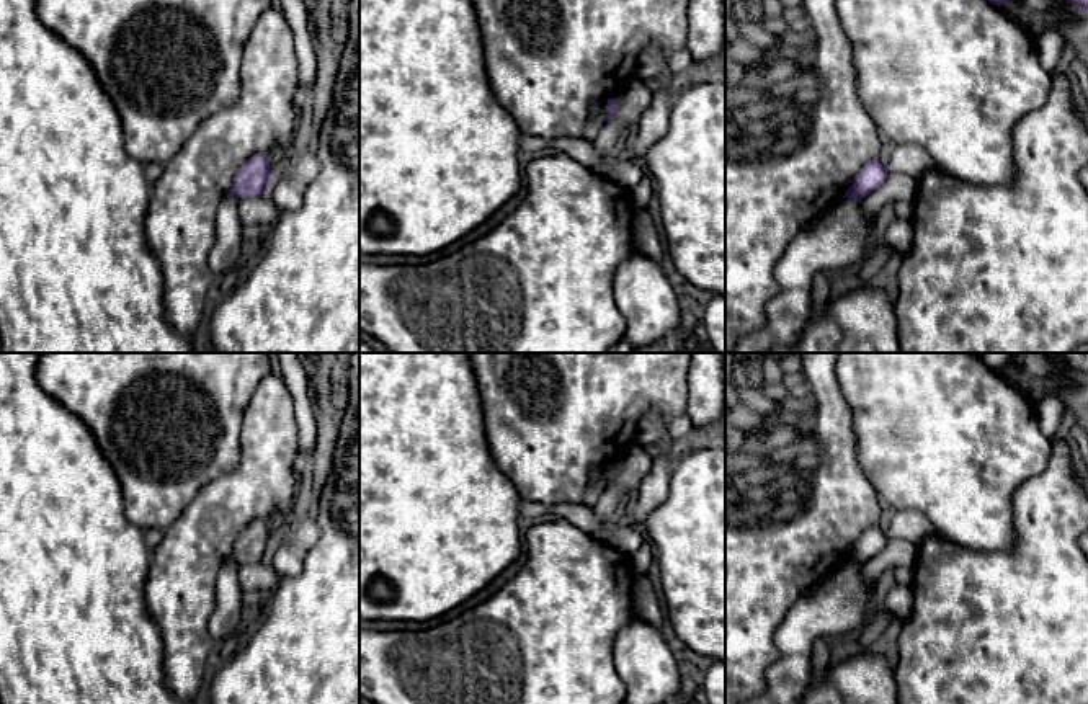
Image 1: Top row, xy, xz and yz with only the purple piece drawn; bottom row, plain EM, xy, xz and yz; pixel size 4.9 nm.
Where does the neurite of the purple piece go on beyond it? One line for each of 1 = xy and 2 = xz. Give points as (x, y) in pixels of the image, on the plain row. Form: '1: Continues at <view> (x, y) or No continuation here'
1: No continuation here
2: No continuation here

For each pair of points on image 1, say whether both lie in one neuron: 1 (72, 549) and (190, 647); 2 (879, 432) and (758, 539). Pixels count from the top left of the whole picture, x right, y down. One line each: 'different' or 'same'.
1: different
2: different

